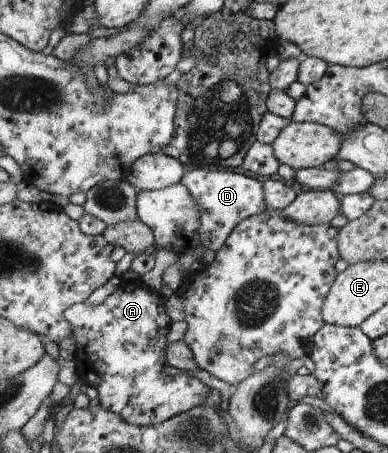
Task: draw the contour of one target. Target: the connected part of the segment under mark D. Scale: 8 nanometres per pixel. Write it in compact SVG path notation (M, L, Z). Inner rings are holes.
M195 168L187 172L181 180L194 200L200 206L200 230L195 230L202 238L206 250L215 253L227 243L227 238L235 231L242 220L258 216L268 207L266 204L265 188L261 178L254 177L236 169L208 170Z

